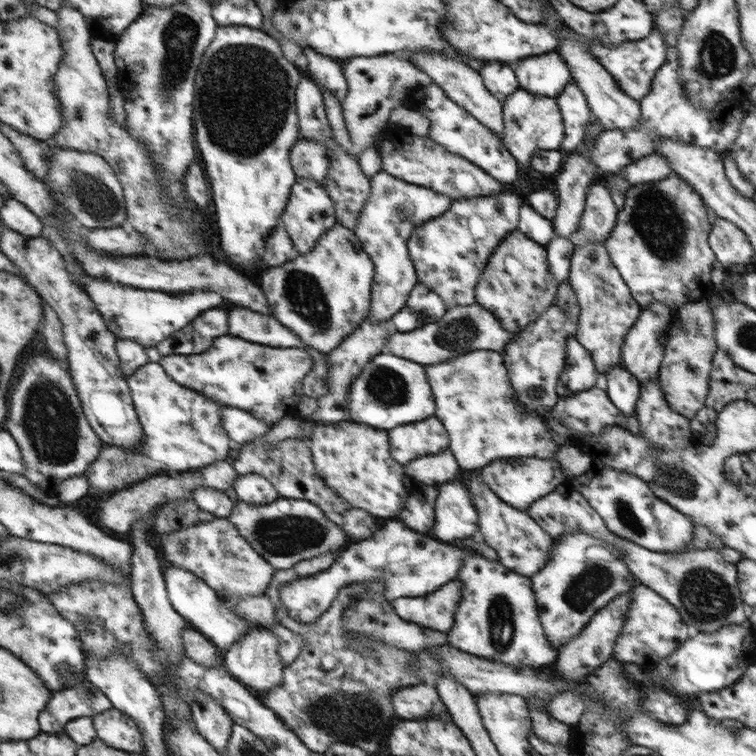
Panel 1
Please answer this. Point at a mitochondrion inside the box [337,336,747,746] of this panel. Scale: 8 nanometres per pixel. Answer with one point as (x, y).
(706, 597)

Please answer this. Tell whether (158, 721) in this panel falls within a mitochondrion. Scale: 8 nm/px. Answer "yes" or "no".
no

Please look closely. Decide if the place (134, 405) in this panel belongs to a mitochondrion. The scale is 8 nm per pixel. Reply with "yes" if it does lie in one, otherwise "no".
no

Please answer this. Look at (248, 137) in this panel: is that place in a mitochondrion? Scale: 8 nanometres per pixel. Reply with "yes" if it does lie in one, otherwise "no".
yes

